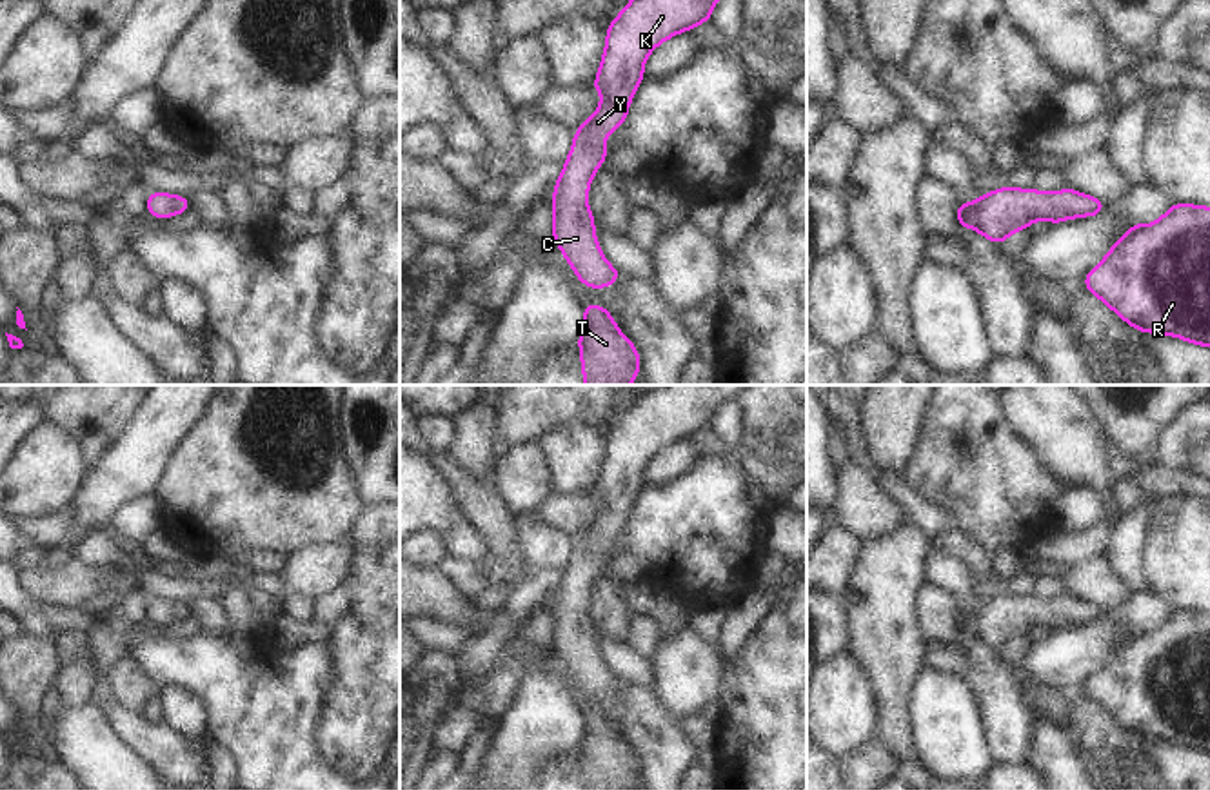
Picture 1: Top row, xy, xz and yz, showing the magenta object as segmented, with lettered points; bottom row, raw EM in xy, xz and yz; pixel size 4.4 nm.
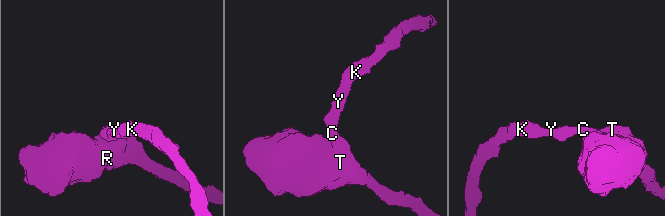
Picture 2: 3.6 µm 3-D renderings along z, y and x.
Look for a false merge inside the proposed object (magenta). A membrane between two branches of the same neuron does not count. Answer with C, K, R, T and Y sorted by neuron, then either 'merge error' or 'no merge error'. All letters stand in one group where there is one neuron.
C K R T Y | no merge error

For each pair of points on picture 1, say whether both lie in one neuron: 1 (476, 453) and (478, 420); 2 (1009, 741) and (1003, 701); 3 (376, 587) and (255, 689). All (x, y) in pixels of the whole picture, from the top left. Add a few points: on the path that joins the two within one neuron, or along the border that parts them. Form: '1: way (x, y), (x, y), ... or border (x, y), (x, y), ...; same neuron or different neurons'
1: way (476, 445), (476, 427); same neuron
2: way (1009, 732), (1003, 710); same neuron
3: border (327, 643), (333, 680), (326, 687); different neurons

